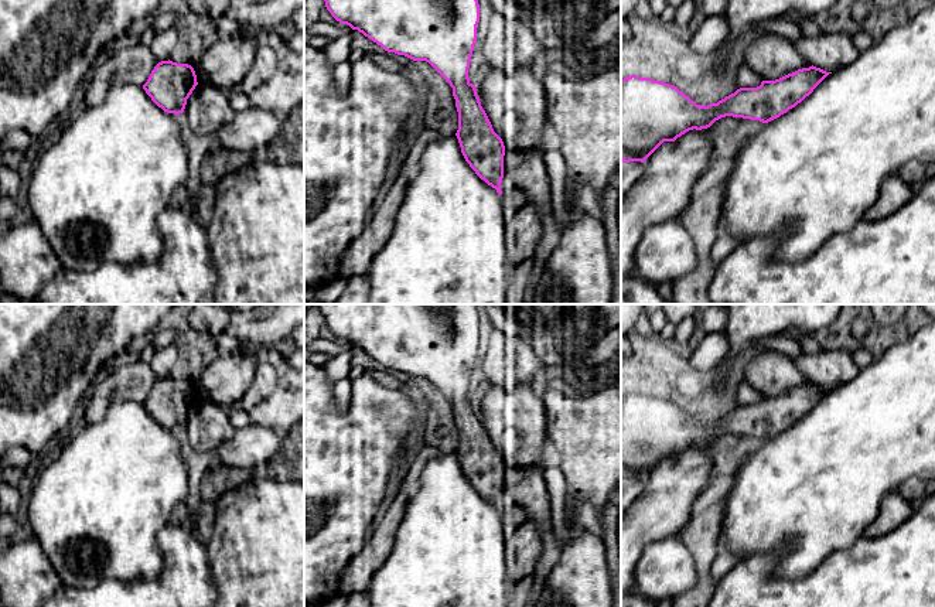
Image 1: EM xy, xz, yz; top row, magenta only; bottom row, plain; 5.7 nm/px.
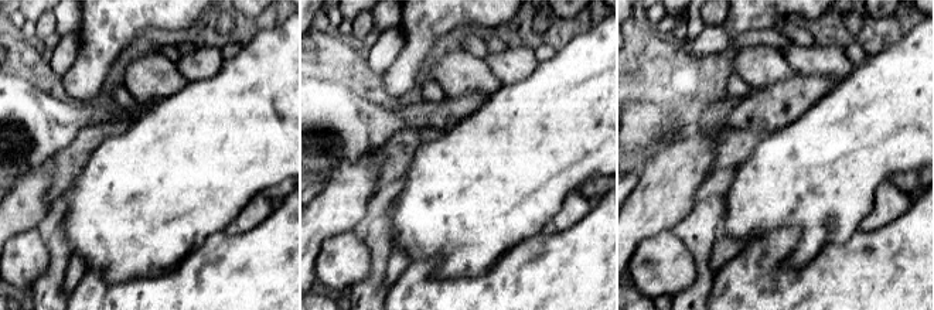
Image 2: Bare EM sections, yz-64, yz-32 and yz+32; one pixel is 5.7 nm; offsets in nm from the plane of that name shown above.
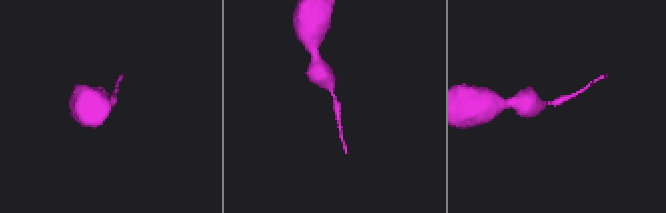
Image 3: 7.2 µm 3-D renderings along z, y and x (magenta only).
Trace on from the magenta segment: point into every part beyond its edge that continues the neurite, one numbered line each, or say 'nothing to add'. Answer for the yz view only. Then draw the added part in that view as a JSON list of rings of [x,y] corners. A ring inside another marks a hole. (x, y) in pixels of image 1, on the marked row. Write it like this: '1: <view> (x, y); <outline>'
nothing to add

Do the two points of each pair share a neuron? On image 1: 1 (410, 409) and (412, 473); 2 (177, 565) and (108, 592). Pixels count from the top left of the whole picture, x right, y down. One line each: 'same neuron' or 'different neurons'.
1: different neurons
2: same neuron

